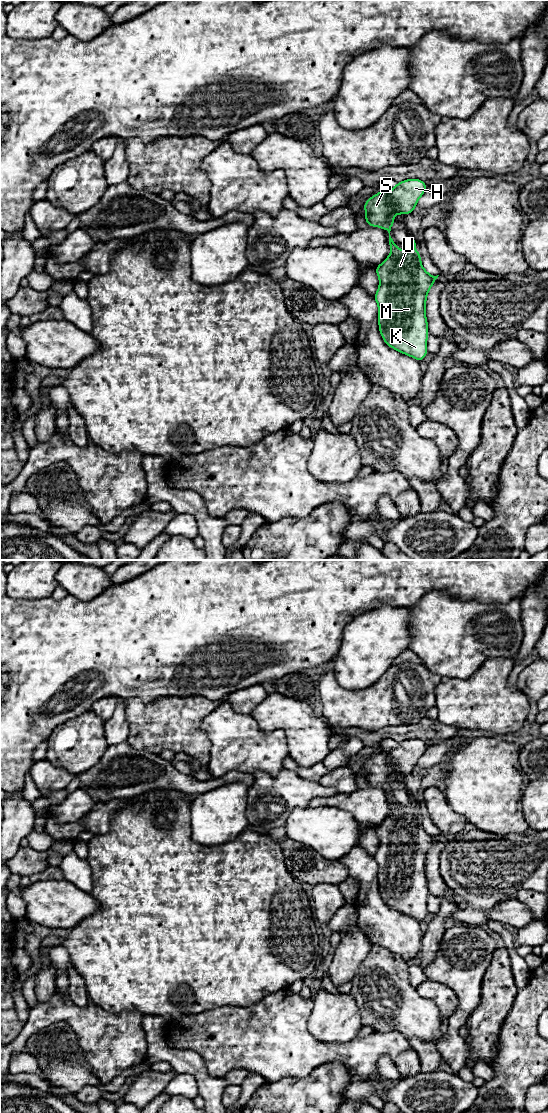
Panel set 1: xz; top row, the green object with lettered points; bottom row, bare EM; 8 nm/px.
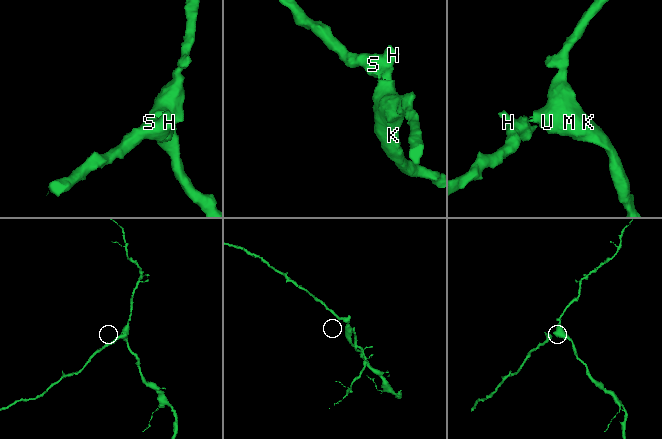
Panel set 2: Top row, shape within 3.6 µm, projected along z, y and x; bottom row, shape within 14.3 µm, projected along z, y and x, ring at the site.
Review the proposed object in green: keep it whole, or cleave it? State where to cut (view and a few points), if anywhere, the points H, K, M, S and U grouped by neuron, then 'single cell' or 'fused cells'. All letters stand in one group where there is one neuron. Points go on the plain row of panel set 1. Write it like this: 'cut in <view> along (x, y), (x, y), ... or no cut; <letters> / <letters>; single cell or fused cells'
no cut; H K M S U; single cell

